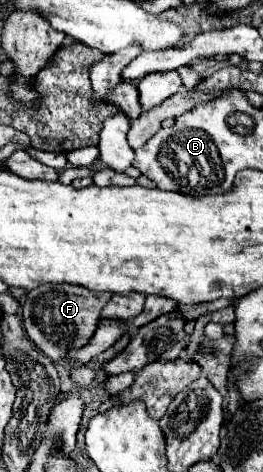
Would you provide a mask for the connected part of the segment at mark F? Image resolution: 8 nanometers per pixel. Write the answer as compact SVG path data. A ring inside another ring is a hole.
M47 283L27 293L21 311L23 327L39 351L53 361L61 361L69 349L79 349L89 343L99 325L101 309L109 299L109 293L93 293L81 285Z

